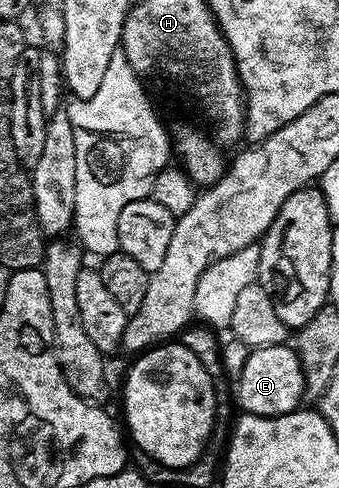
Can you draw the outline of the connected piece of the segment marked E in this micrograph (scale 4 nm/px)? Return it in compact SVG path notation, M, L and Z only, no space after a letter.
M284 343L273 347L251 349L248 354L243 361L243 370L239 373L239 385L237 381L238 408L242 412L262 417L285 415L300 408L305 397L303 372L301 371L301 359L294 348Z

